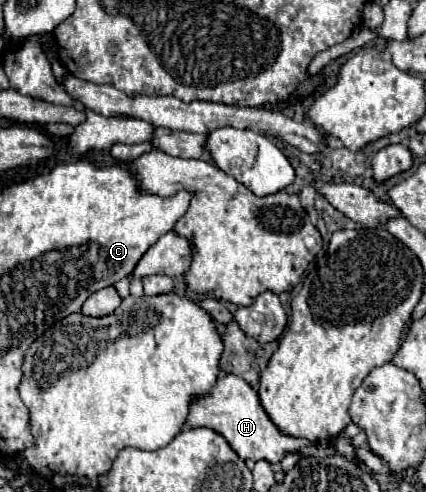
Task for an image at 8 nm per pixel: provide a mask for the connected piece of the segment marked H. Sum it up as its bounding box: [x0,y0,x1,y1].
[187,373,365,467]

